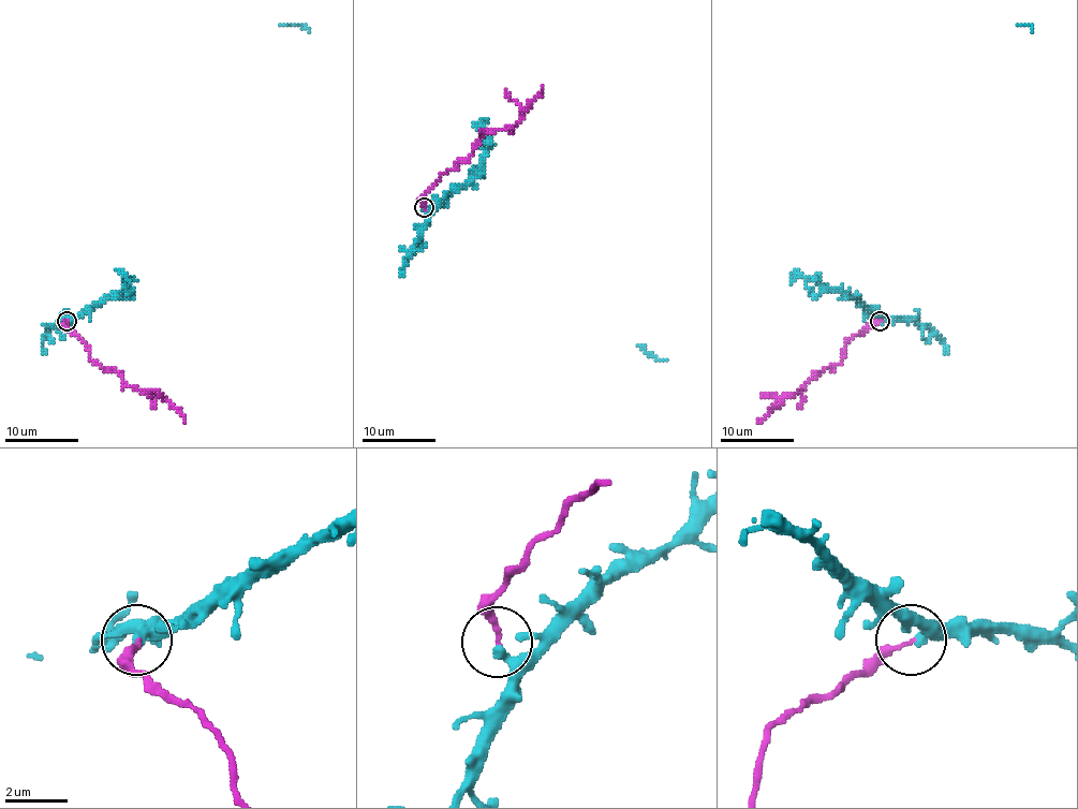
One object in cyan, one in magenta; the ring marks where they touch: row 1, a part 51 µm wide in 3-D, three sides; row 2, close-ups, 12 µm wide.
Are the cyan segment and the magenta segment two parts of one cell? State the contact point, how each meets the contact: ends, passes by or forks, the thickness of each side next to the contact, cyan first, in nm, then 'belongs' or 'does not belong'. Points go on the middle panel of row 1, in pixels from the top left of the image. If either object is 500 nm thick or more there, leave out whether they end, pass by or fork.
place (424, 207); cyan ends; magenta ends; calibres 320 and 180 nm; does not belong

